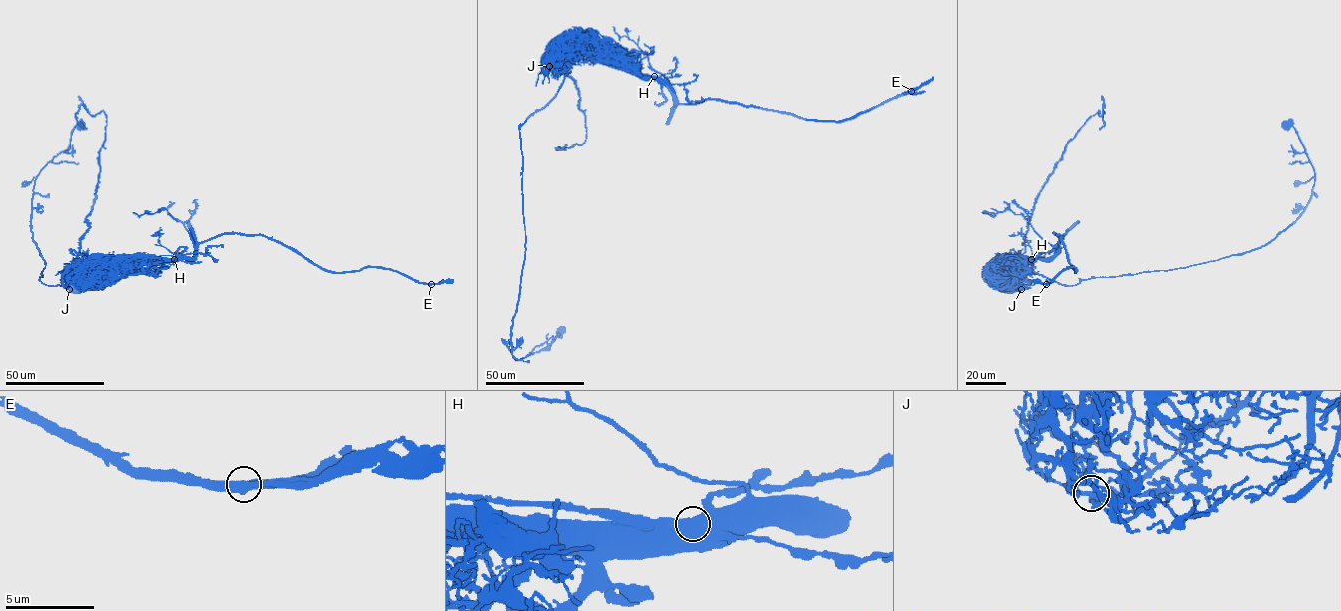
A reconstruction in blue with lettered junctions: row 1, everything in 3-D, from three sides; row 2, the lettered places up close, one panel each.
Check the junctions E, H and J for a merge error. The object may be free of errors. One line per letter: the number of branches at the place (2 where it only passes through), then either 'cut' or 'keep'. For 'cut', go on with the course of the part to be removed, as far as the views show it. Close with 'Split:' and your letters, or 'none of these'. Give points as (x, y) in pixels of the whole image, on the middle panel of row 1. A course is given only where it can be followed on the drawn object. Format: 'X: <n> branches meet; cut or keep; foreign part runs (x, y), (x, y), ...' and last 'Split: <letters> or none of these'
E: 2 branches meet; keep
H: 1 branches meet; cut; foreign part runs (654, 76), (552, 56), (563, 82), (519, 129), (525, 250), (511, 354), (516, 360), (547, 350), (564, 327)
J: 2 branches meet; keep
Split: H

